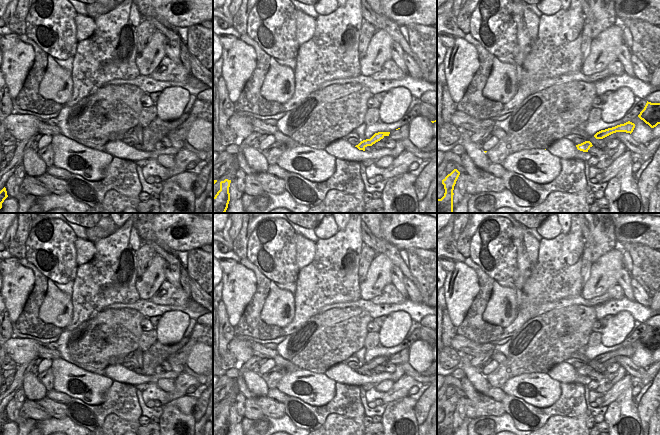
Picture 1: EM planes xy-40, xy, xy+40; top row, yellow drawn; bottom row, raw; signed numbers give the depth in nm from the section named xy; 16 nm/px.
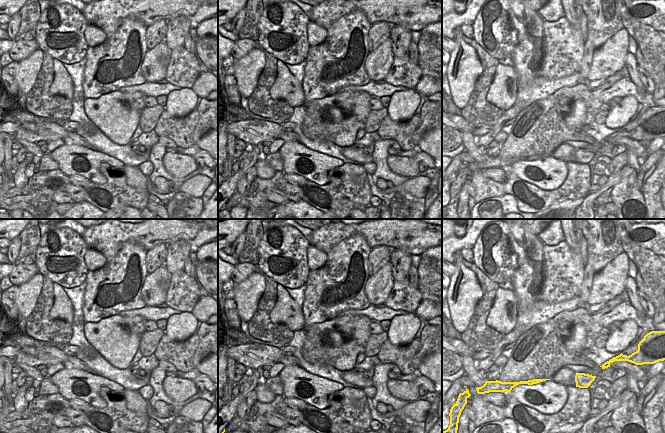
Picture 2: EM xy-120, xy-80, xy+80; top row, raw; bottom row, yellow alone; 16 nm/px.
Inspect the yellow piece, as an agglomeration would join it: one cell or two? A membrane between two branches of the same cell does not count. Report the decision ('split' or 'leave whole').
leave whole

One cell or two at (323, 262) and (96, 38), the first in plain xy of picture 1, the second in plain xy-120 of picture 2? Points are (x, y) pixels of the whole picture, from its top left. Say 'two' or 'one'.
two

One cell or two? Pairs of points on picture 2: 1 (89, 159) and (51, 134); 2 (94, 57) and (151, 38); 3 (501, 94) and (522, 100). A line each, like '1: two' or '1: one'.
1: two
2: two
3: two

